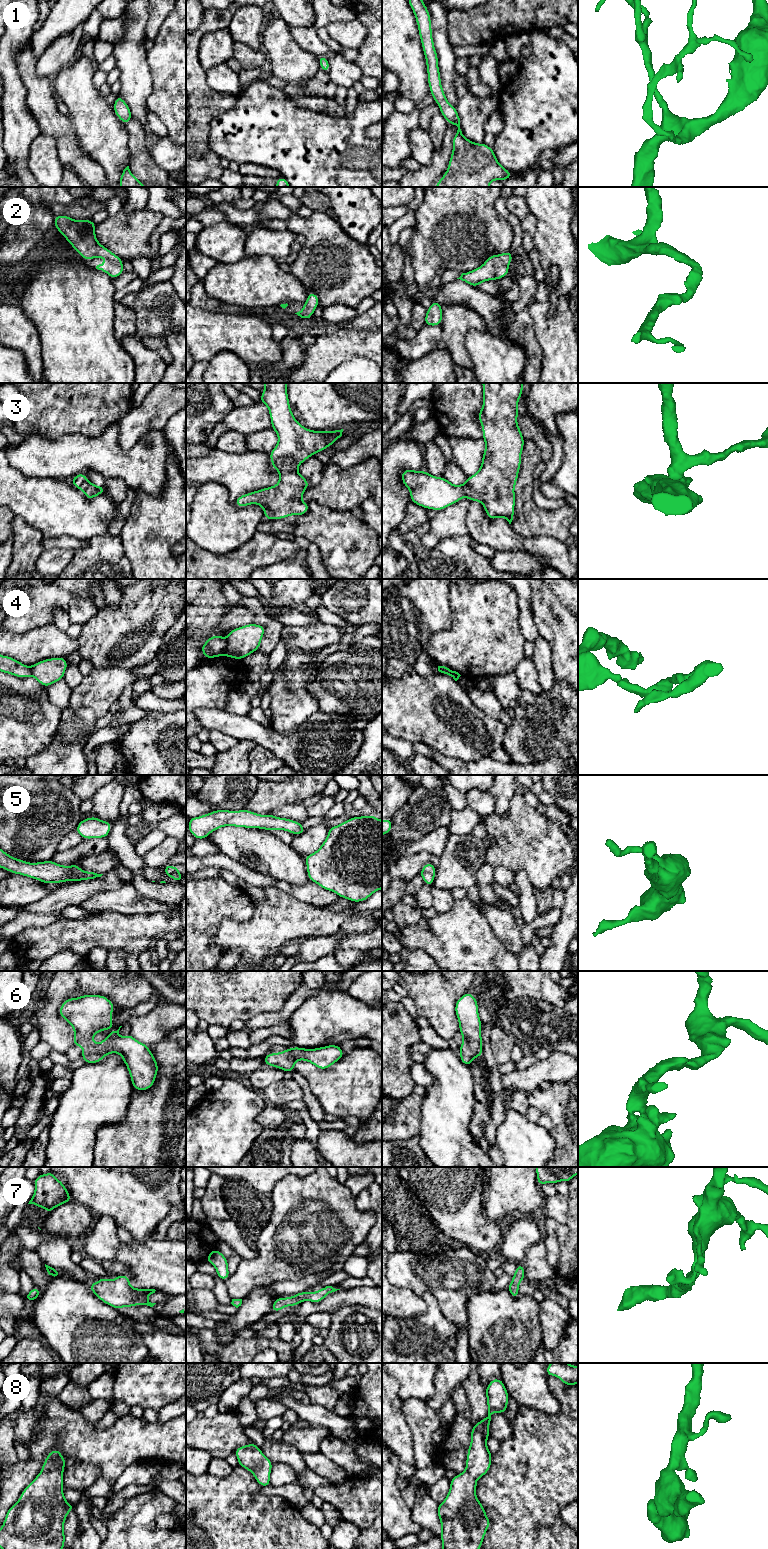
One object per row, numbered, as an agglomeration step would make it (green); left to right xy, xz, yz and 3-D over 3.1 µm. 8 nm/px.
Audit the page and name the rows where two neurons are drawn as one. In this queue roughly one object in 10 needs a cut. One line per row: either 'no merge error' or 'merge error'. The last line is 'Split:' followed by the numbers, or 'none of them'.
1: no merge error
2: no merge error
3: no merge error
4: merge error
5: no merge error
6: no merge error
7: no merge error
8: no merge error
Split: 4

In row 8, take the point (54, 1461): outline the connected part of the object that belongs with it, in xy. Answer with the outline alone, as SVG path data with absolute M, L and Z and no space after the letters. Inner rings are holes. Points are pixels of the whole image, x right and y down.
M61 1450L48 1453L41 1472L30 1482L20 1494L19 1500L13 1504L5 1515L0 1528L0 1549L63 1549L65 1545L64 1522L68 1513L74 1510L75 1504L69 1505L63 1493L63 1472L67 1459L61 1456Z

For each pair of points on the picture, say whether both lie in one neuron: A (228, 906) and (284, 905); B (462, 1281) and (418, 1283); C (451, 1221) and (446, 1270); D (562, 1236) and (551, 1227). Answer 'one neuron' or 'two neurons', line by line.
A: two neurons
B: one neuron
C: two neurons
D: one neuron

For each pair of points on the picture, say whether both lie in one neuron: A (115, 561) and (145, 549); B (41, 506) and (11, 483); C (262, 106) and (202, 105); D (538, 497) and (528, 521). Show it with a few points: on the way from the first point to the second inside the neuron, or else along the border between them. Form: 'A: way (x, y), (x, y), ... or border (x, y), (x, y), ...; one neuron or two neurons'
A: border (119, 536), (124, 555), (131, 568); two neurons
B: way (34, 499), (25, 497), (18, 490); one neuron
C: border (237, 96), (237, 101), (232, 107), (213, 117); two neurons
D: border (533, 480), (533, 501), (543, 509), (559, 508); two neurons

